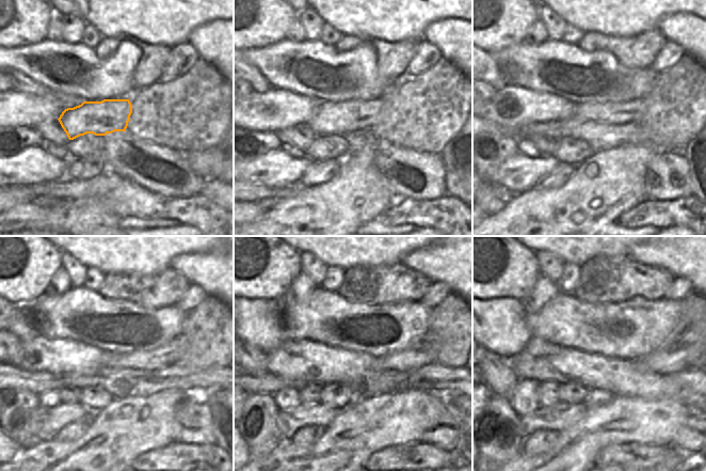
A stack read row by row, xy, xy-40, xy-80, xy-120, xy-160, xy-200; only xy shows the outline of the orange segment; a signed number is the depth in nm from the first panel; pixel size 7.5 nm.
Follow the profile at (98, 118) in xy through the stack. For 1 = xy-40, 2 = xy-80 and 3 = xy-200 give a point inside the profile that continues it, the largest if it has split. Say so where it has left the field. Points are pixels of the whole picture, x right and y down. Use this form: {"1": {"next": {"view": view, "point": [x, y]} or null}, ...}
{"1": {"next": {"view": "xy-40", "point": [337, 118]}}, "2": {"next": {"view": "xy-80", "point": [611, 114]}}, "3": {"next": {"view": "xy-200", "point": [689, 350]}}}

